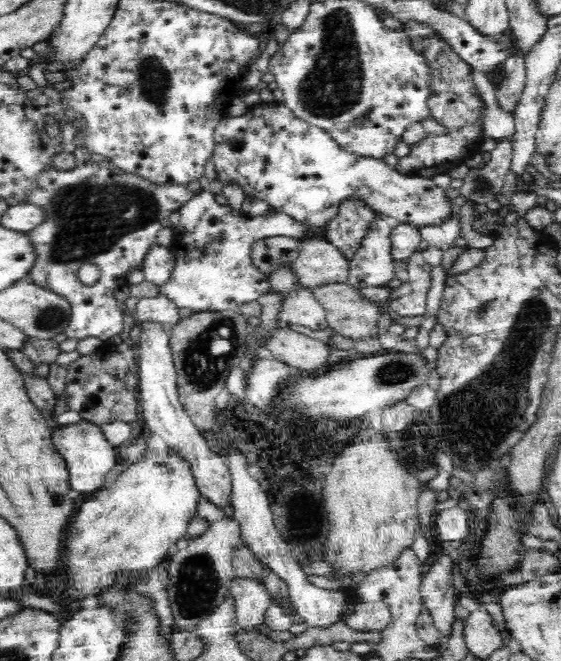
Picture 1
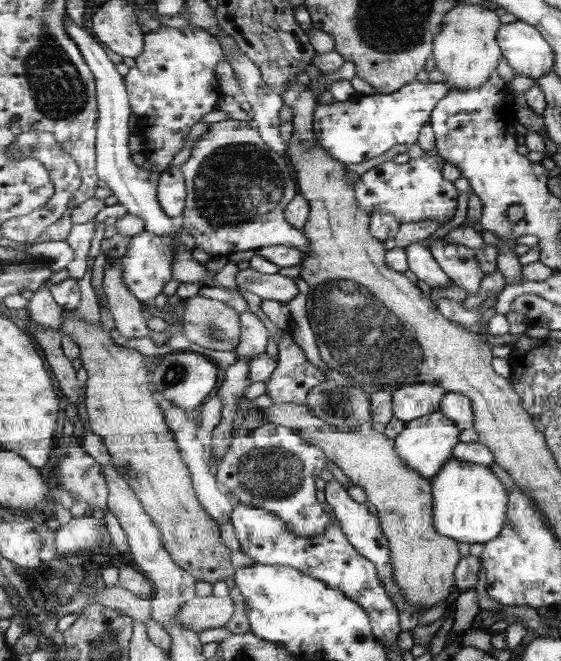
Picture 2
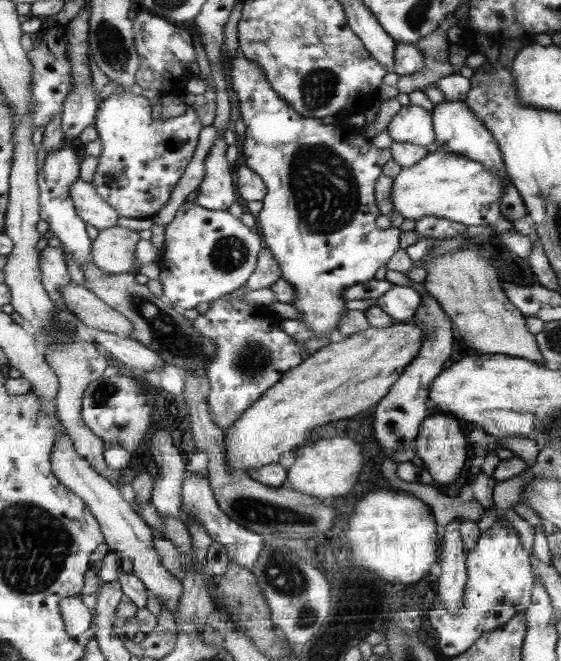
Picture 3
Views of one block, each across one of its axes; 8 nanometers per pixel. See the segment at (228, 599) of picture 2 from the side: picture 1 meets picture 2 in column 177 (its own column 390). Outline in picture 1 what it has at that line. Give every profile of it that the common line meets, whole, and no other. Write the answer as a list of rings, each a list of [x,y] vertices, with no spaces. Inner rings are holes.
[[[371,601],[358,603],[342,621],[355,631],[381,632],[390,622],[391,612],[386,603]]]

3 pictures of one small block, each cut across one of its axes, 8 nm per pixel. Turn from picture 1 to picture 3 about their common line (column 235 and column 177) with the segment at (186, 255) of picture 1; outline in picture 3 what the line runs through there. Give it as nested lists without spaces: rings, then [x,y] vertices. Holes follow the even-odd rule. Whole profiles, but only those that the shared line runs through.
[[[185,203],[165,226],[162,257],[158,259],[163,297],[177,310],[190,310],[202,302],[220,299],[244,286],[254,274],[262,252],[261,234],[240,222],[226,209],[206,209]]]

